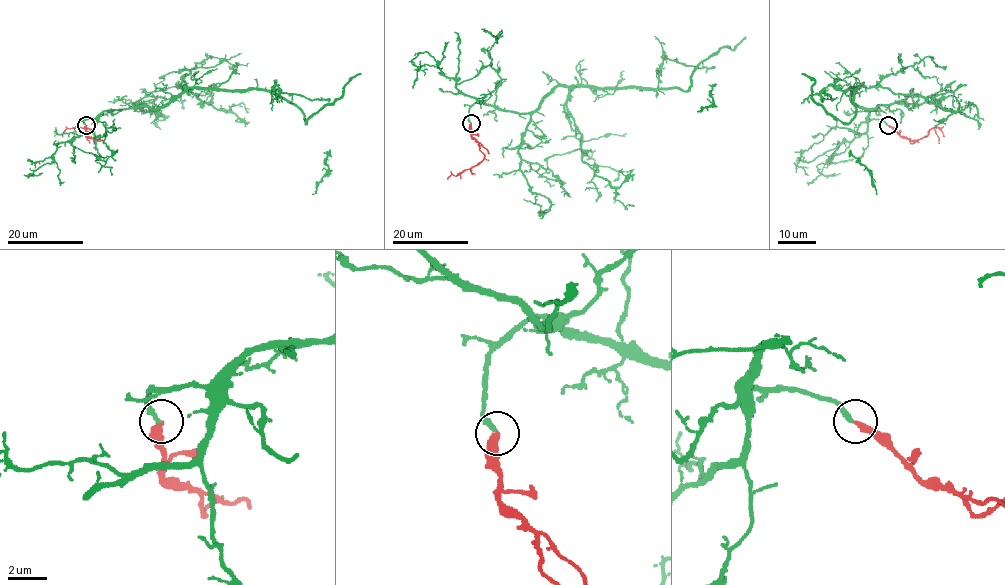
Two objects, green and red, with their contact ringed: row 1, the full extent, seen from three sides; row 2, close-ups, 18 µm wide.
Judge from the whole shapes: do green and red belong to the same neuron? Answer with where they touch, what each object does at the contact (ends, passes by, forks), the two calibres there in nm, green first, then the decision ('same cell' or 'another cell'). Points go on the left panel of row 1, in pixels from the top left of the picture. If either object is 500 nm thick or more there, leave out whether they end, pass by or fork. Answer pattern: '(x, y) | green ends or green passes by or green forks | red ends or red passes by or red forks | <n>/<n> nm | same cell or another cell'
(86, 125) | green ends | red ends | 260/360 nm | same cell

